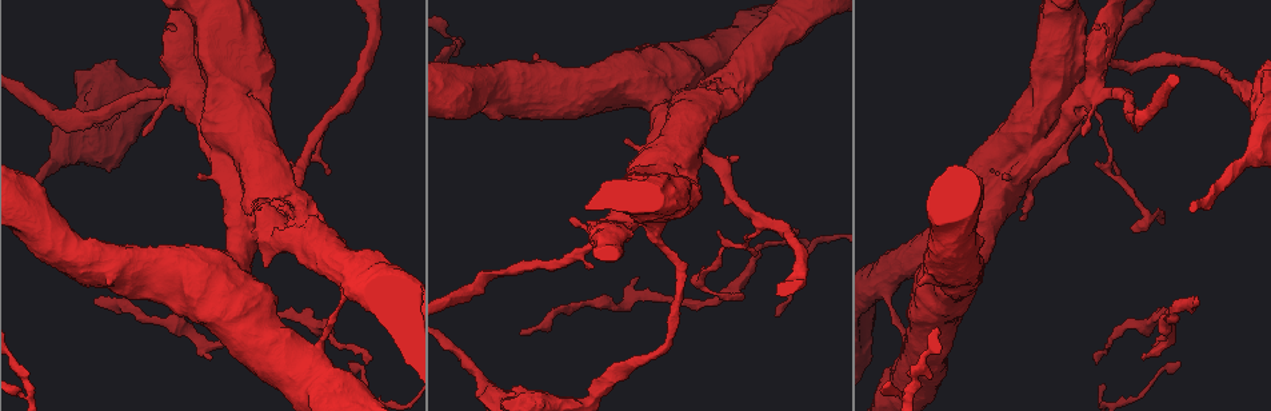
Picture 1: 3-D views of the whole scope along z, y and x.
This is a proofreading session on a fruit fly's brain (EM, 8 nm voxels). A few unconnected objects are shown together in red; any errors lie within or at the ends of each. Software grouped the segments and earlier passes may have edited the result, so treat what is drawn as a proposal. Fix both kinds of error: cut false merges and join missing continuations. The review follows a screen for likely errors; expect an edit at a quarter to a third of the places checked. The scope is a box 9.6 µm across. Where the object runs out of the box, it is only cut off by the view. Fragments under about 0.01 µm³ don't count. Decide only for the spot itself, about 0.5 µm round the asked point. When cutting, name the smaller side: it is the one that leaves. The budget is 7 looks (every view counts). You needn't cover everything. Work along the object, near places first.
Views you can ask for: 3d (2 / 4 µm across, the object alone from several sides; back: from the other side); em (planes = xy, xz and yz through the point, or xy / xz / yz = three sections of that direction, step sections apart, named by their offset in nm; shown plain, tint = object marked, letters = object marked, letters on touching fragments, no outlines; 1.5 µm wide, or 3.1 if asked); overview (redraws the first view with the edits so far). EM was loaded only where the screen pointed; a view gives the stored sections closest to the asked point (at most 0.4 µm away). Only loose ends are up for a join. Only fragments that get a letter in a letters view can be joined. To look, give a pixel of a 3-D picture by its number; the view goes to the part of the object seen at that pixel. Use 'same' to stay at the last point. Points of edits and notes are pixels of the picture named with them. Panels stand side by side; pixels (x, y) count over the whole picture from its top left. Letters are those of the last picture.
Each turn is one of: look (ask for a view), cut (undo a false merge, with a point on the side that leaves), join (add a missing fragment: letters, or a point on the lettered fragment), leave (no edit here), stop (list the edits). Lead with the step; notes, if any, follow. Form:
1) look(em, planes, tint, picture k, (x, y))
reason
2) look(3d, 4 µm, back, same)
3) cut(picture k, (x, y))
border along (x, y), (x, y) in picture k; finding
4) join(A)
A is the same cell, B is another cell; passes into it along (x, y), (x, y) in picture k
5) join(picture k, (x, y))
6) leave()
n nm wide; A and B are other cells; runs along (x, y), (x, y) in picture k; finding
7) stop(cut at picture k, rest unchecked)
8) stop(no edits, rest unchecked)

look(3d, 2 µm, picture 1, (144, 133))
thin end

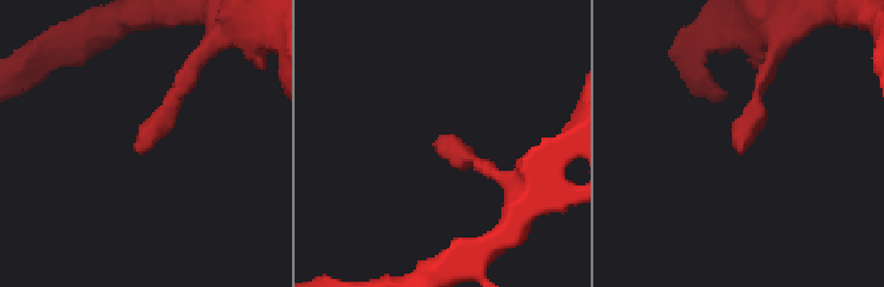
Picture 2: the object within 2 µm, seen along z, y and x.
look(em, planes, letters, picture 2, (738, 153))
now the EM

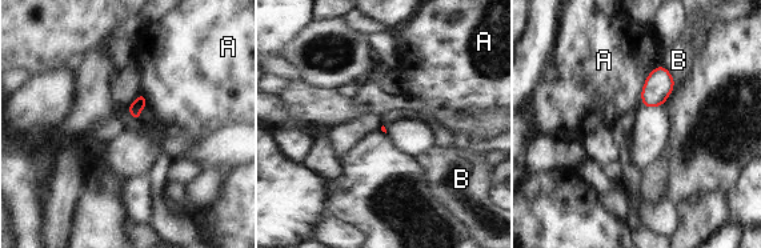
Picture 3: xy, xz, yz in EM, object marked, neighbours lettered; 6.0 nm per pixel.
leave()
A and B are other cells; border along (649, 74), (641, 91), (641, 104) in picture 3; no lettered fragment goes on from it

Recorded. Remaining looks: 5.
look(3d, 4 µm, back, picture 1, (775, 316))
tapers out

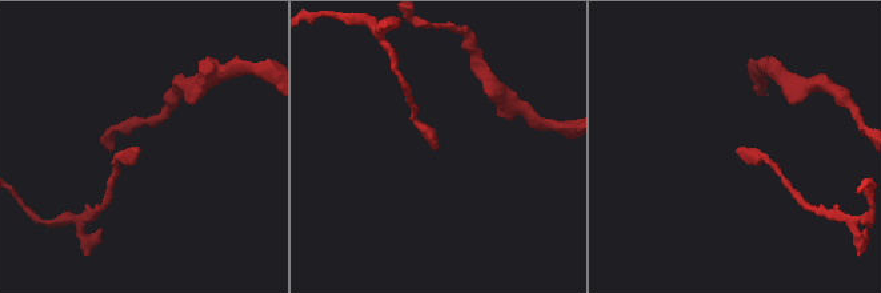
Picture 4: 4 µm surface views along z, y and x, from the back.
look(em, xy, step 8, plain, picture 4, (140, 150))
need the tissue

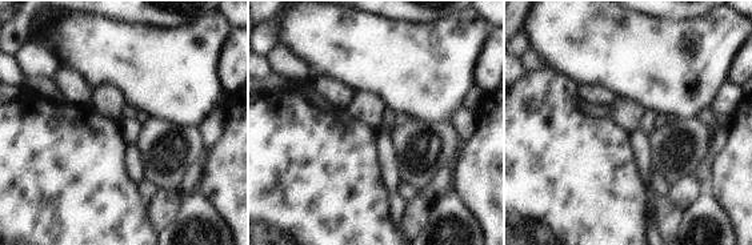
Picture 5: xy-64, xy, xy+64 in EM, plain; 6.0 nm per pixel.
look(em, xy, step 8, letters, same)

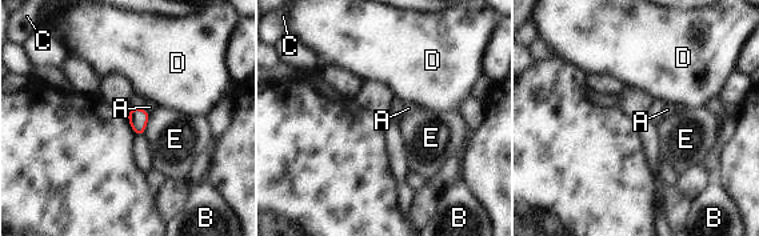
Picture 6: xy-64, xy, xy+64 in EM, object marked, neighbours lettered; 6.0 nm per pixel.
leave()
120 nm wide; A, B, C, D and E are other cells; border along (130, 107), (142, 108) in picture 6; none of them fits

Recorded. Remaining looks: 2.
look(em, yz, step 8, tint, picture 1, (630, 300))

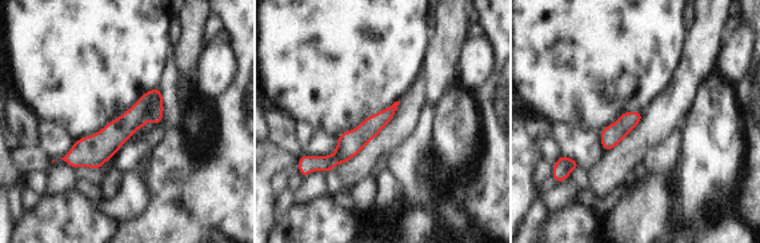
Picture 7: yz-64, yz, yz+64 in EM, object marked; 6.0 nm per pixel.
look(em, planes, letters, same)

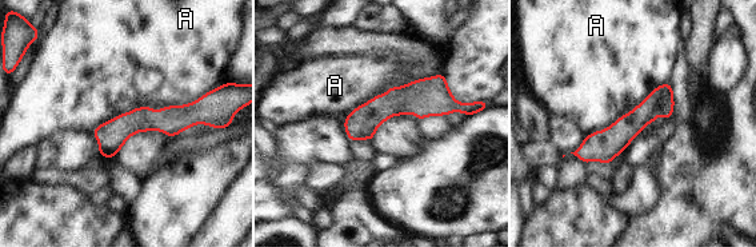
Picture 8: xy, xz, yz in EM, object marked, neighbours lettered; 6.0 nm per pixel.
leave()
A is another cell; runs along (667, 86), (615, 139), (579, 154) in picture 8; all the same neuron

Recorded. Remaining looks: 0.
stop(no edits, rest unchecked)

